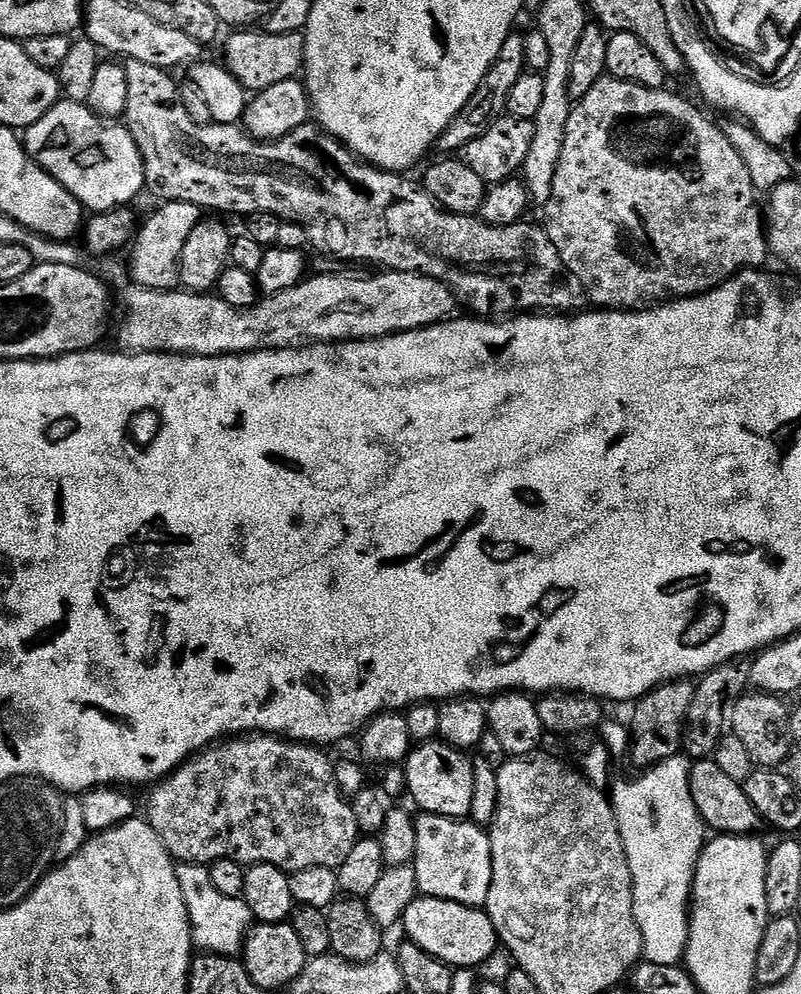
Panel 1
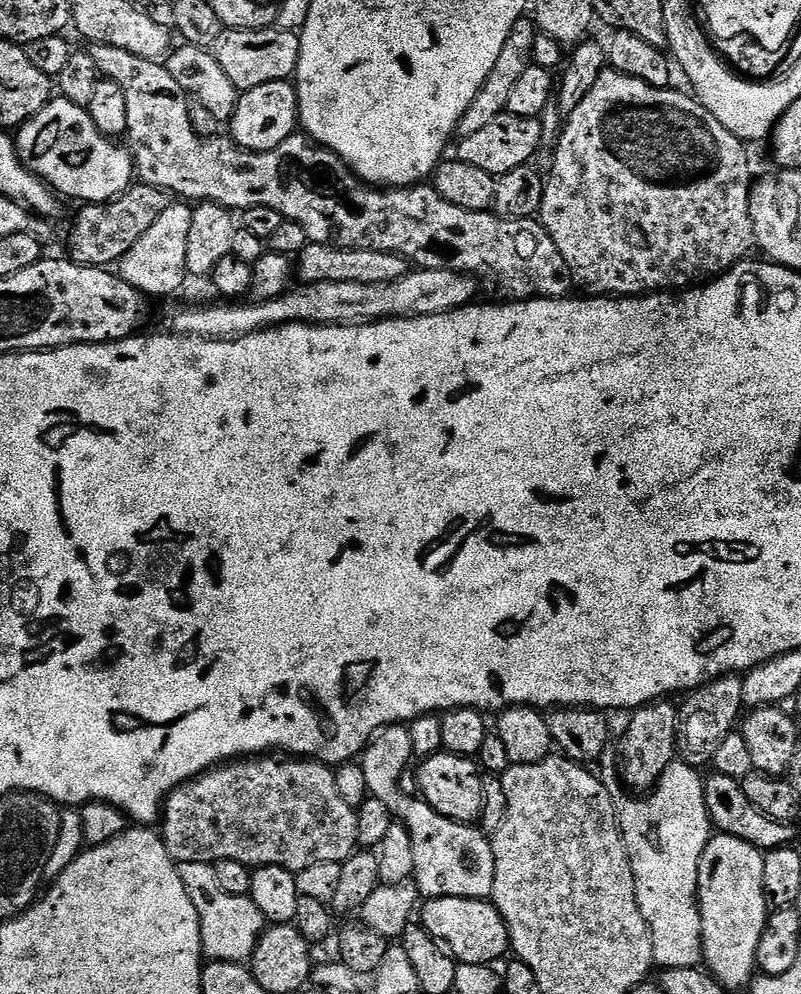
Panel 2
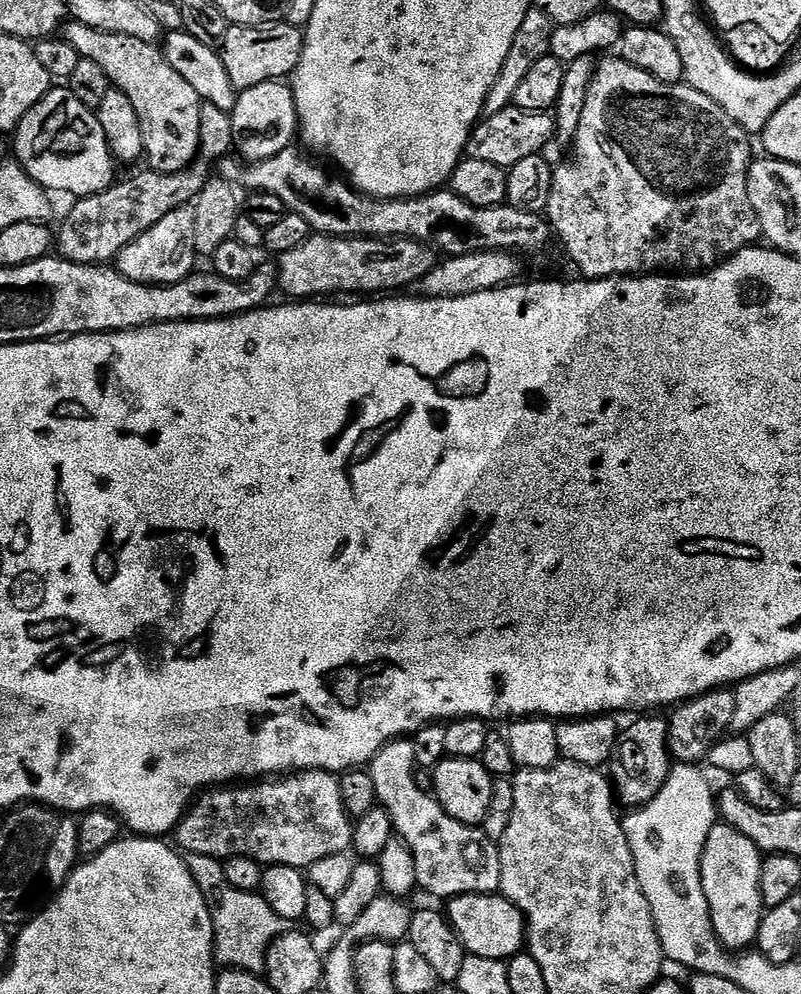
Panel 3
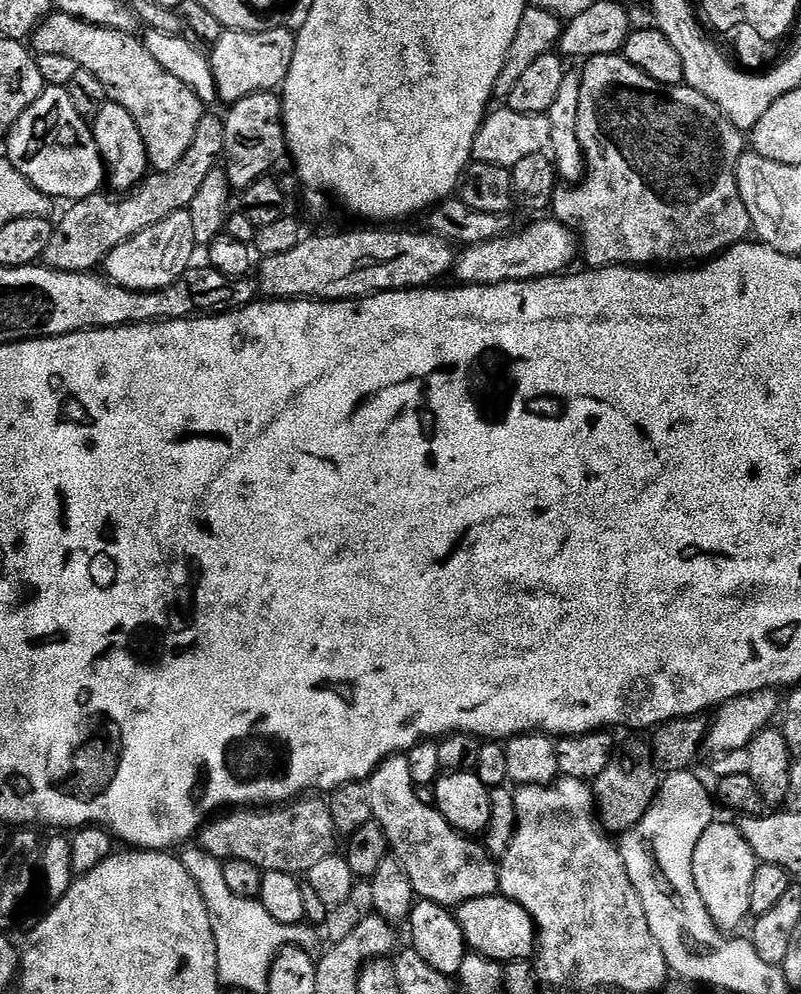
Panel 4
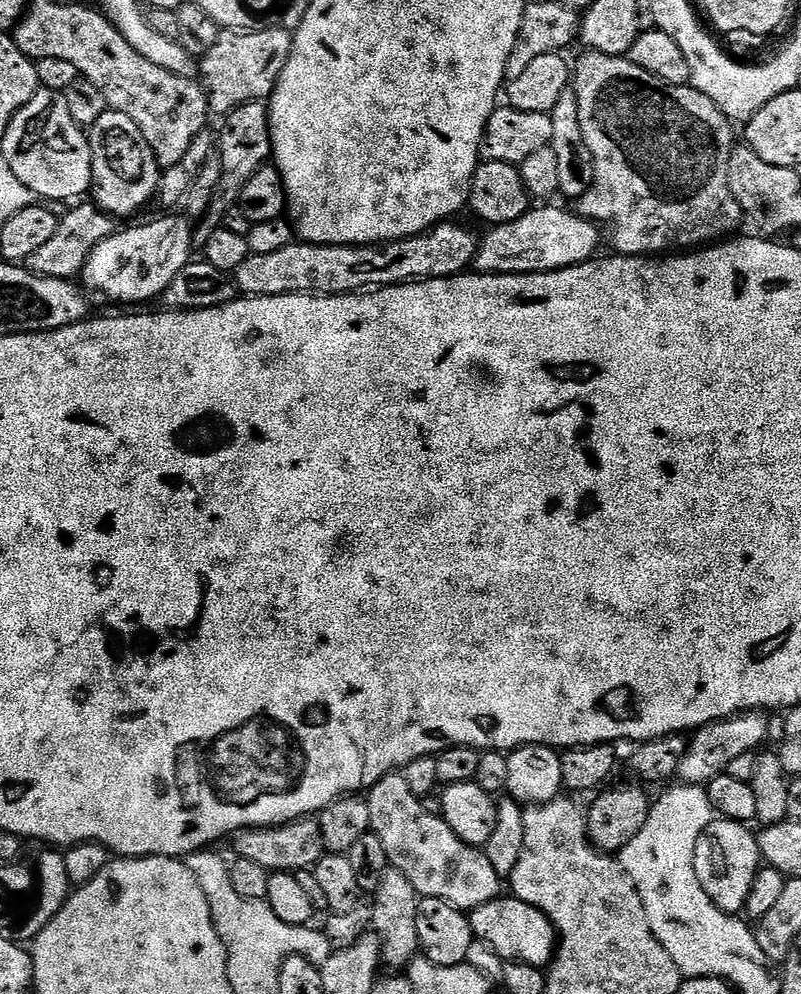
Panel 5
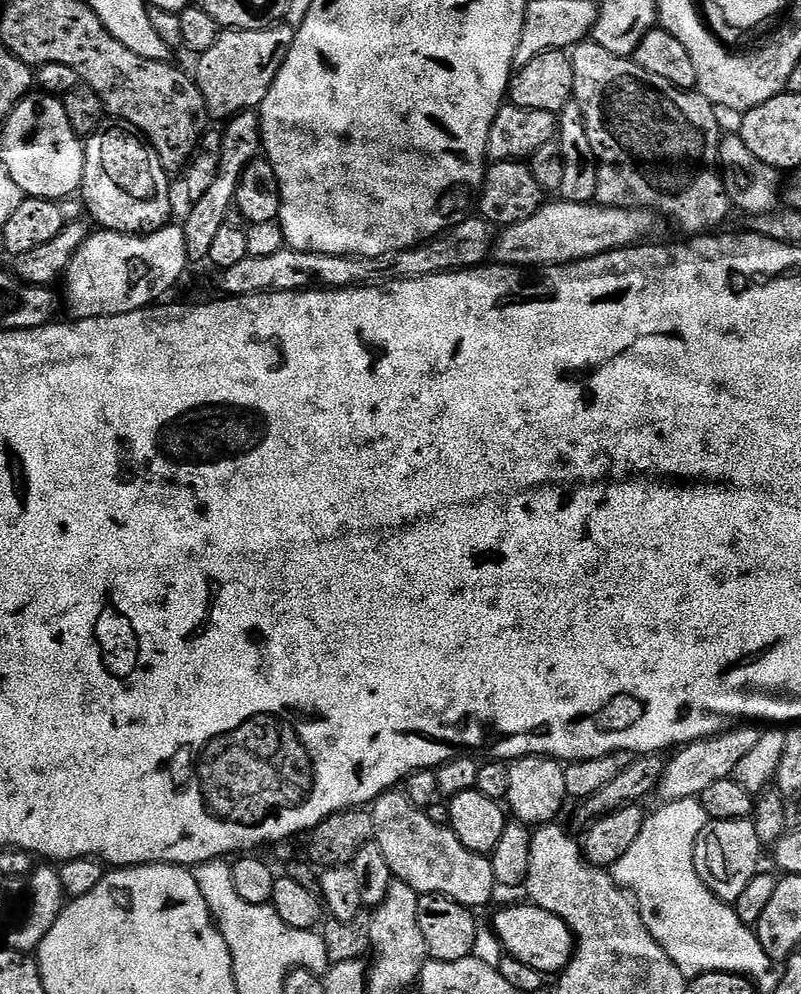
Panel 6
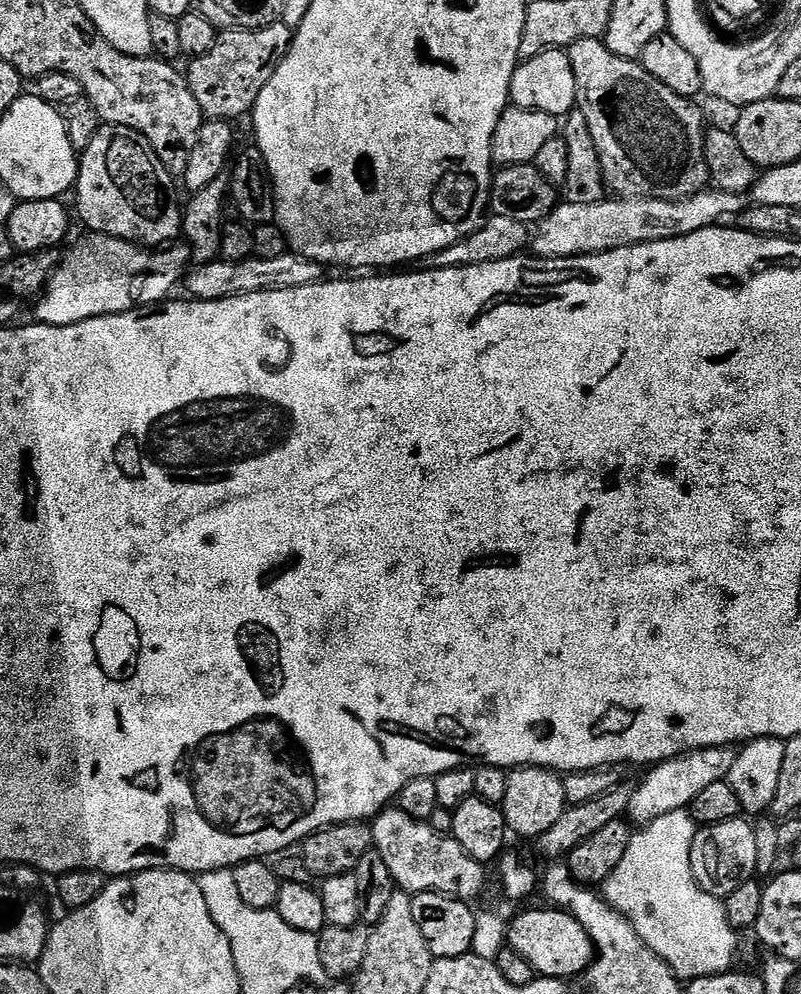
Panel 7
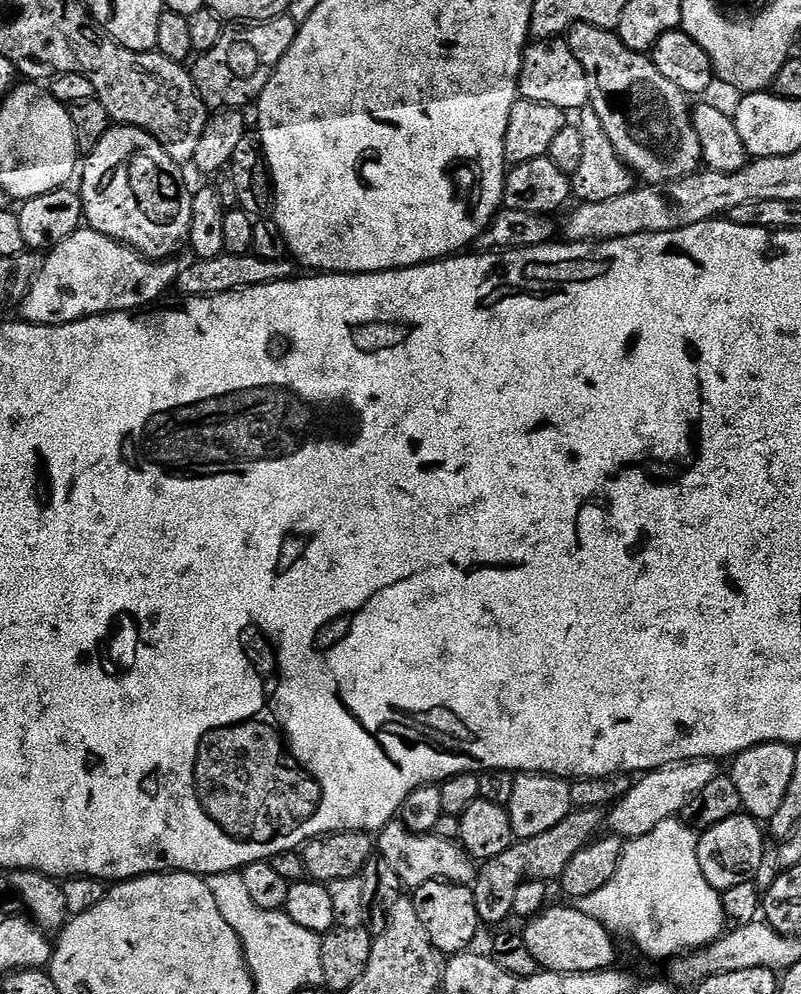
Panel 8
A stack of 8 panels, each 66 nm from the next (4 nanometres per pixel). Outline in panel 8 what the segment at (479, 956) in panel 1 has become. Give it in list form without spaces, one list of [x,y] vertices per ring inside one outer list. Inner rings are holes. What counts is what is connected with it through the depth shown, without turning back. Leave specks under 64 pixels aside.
[[[579,906],[572,908],[552,908],[545,907],[543,912],[531,917],[528,924],[522,929],[522,935],[526,942],[526,947],[530,950],[541,969],[550,972],[602,972],[613,967],[616,960],[616,944],[613,933],[605,928],[602,922],[590,918]]]

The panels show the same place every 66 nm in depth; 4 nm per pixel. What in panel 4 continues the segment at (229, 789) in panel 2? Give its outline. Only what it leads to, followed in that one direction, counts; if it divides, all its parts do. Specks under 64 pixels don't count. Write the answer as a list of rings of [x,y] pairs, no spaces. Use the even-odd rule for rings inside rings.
[[[297,798],[279,806],[257,806],[217,815],[200,829],[199,840],[199,847],[221,862],[231,858],[250,862],[263,873],[306,874],[322,858],[337,851],[338,833],[327,799]]]

